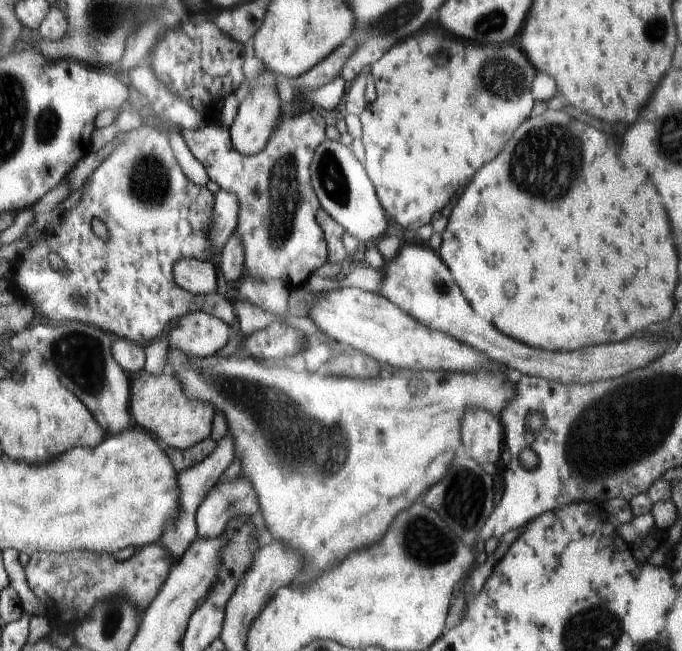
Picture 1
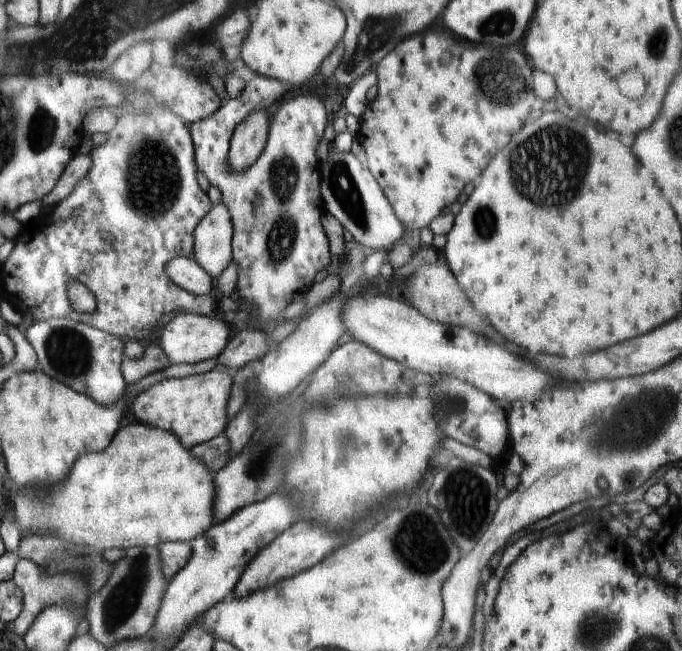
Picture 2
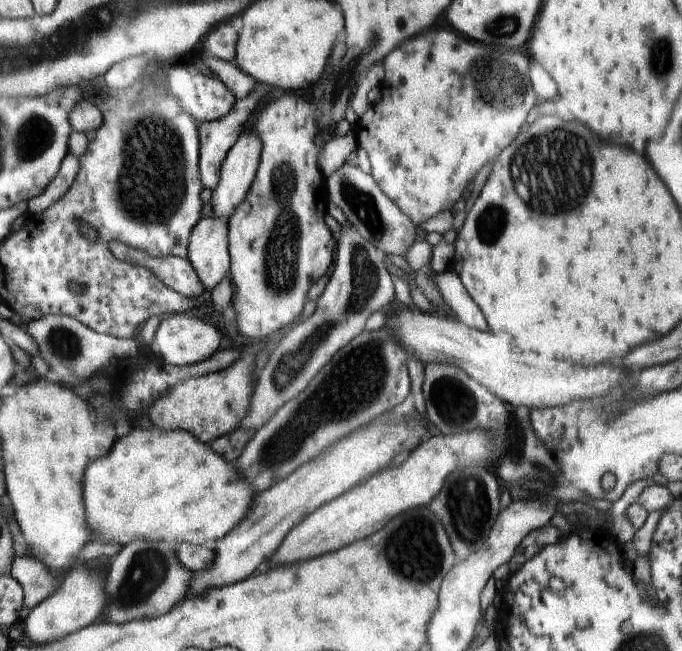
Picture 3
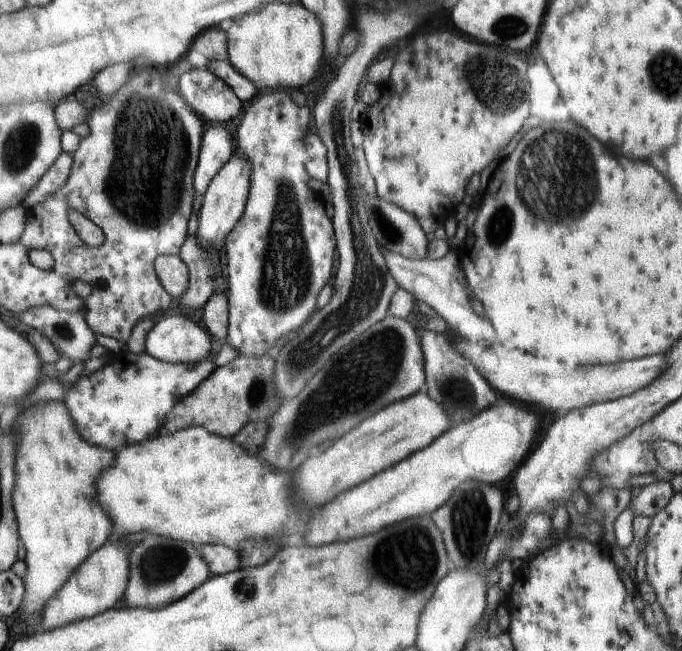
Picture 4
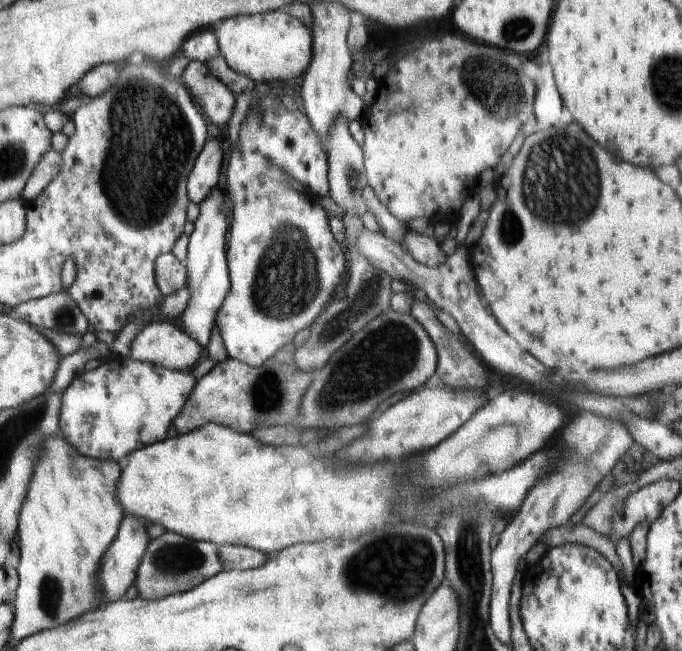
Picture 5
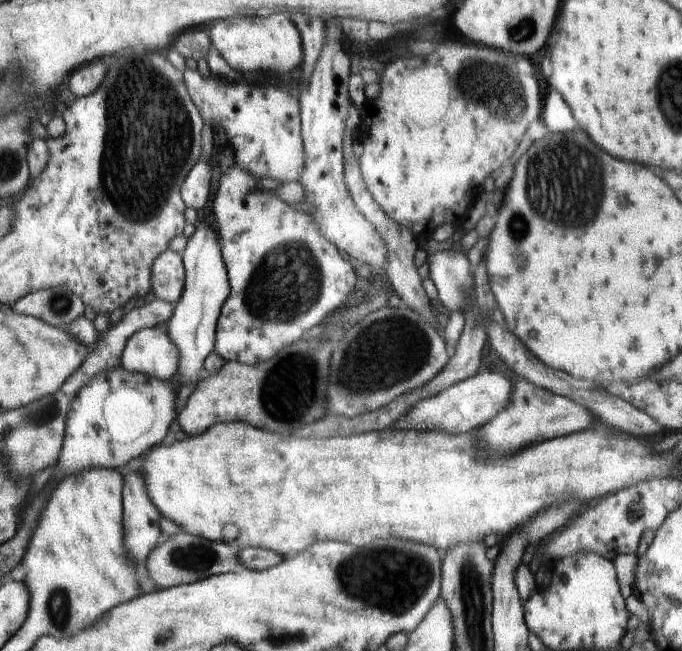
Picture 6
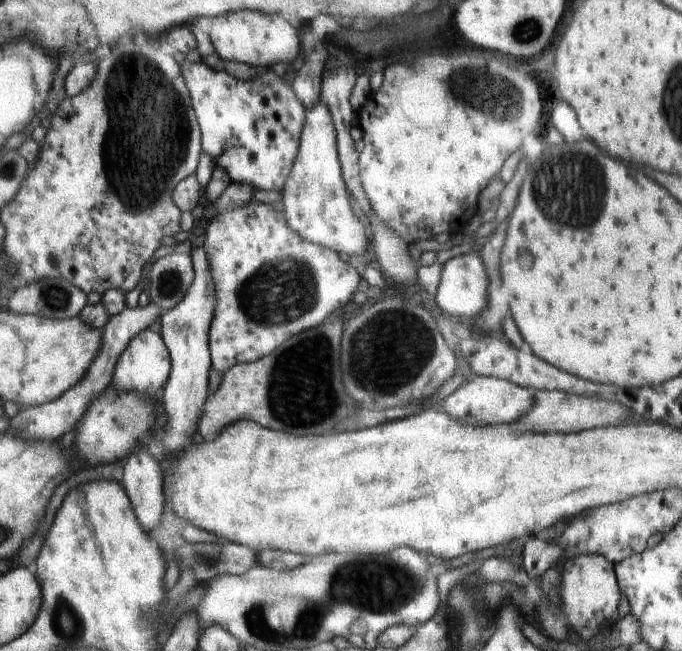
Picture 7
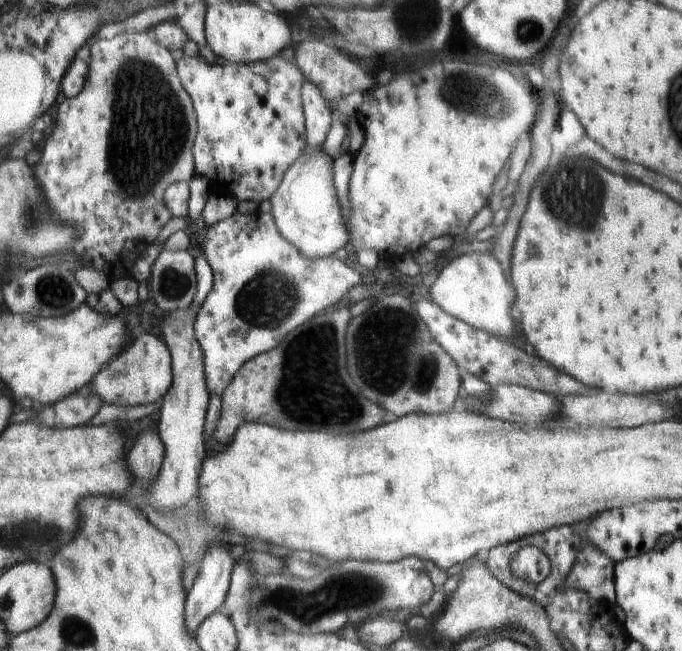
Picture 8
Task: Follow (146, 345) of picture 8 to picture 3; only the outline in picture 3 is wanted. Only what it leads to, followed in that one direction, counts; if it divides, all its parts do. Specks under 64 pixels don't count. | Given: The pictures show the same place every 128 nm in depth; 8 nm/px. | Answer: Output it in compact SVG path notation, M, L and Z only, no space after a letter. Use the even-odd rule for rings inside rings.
M179 314L166 316L161 320L156 335L148 347L153 350L154 355L166 363L174 366L190 366L210 358L218 350L221 339L218 329L208 320Z

